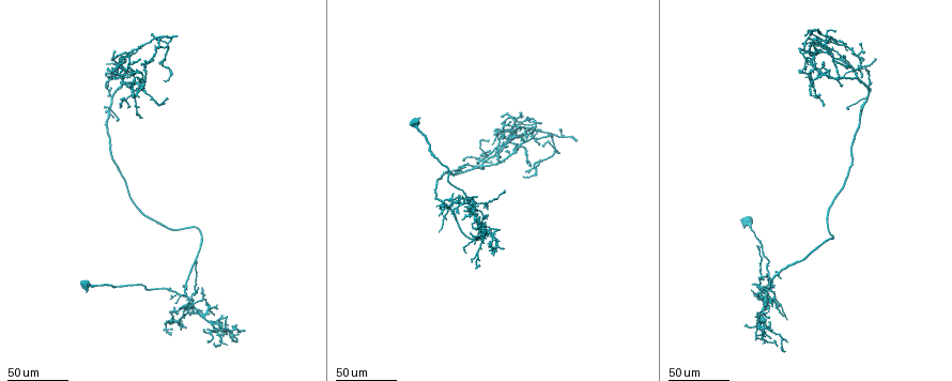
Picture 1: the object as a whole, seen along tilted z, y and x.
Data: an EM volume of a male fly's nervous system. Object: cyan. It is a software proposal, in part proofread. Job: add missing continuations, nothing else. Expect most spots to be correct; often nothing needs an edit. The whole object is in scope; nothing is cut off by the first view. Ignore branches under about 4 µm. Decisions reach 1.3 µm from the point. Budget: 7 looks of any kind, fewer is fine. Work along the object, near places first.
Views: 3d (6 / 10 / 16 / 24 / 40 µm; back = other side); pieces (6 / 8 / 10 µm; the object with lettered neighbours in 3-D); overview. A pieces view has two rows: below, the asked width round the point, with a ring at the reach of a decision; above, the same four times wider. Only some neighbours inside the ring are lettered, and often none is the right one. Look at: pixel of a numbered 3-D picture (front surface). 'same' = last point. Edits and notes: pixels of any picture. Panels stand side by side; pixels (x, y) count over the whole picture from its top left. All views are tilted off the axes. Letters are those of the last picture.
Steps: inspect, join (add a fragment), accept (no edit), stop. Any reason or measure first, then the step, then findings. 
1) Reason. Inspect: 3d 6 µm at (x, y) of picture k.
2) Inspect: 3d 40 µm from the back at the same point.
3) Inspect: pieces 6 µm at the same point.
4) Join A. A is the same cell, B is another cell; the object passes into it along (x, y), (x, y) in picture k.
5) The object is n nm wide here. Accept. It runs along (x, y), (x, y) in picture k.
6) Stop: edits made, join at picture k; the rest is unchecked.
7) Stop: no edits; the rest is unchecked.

Branch stops here. Inspect: 3d 40 µm at (525, 176) of picture 1.

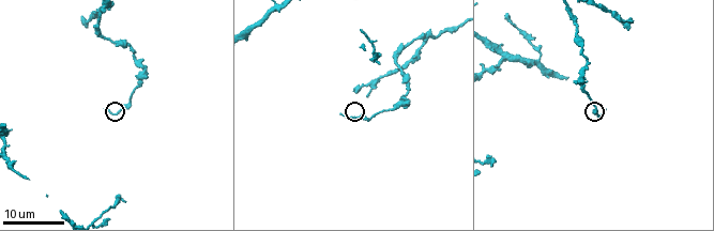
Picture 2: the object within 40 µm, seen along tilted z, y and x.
What lies round it. Inspect: pieces 8 µm at (105, 107) of picture 2.

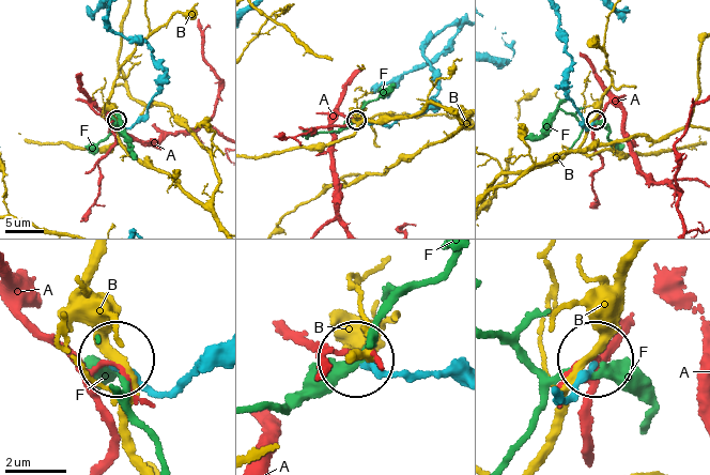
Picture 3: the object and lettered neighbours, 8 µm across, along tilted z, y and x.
Accept. A, B and F are other cells; no lettered fragment goes on from it.

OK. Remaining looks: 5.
End of a long branch. Inspect: 3d 24 µm at (141, 60) of picture 1.

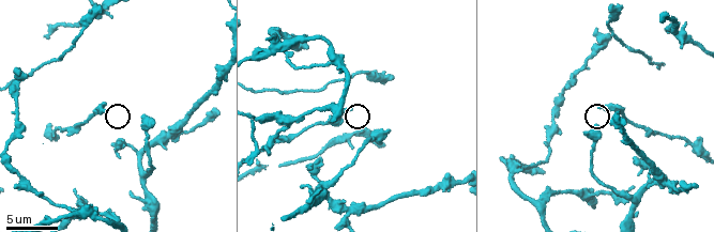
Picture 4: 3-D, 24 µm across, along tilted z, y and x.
Inspect: pieces 8 µm at (599, 105) of picture 4.

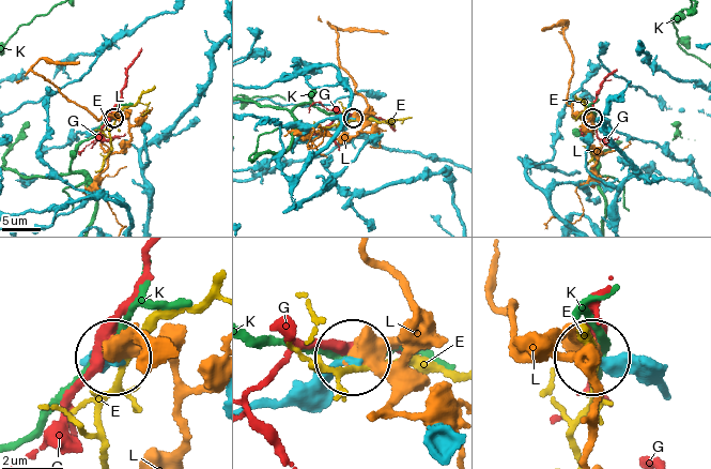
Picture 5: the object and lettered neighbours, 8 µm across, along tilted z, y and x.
Accept. E, G, K and L are other cells; it runs along (250, 168), (352, 118) in picture 5; none of them fits.

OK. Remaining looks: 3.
An open end. Inspect: 3d 24 µm at (829, 37) of picture 1.

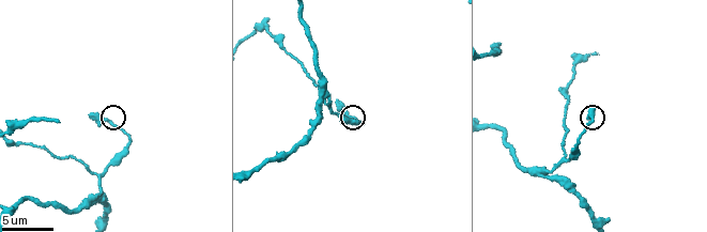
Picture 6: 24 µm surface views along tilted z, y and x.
Inspect: pieces 6 µm at (88, 116) of picture 6.

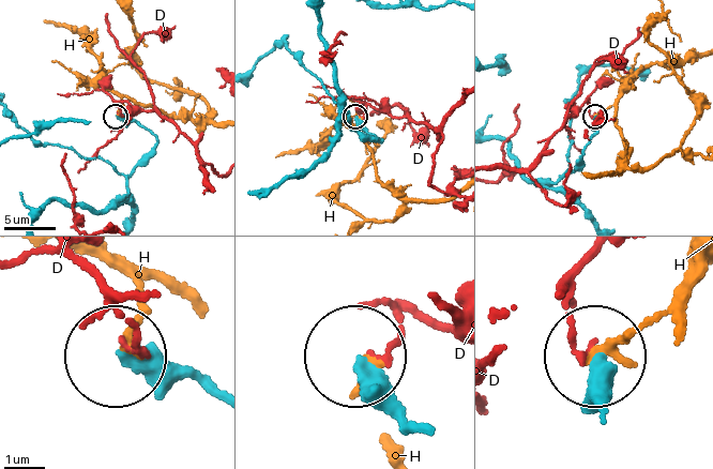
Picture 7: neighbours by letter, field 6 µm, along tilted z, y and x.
Accept. D and H are other cells; it runs along (413, 427), (374, 407), (354, 363) in picture 7; no lettered fragment goes on from it.

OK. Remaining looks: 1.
Stop: no edits; the rest is unchecked.

